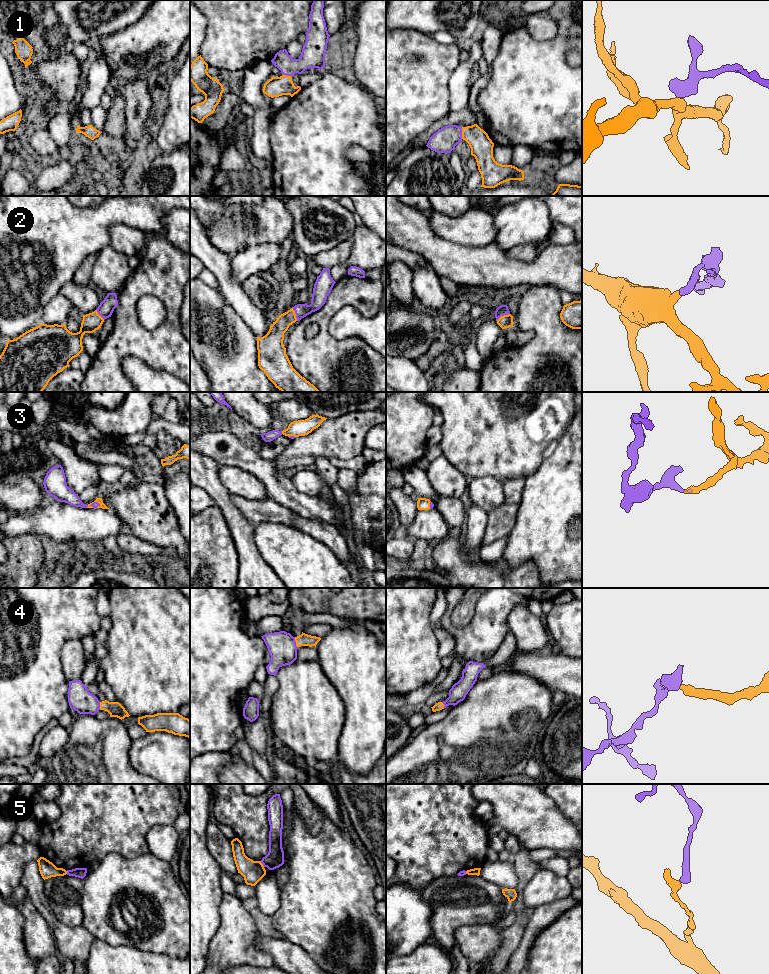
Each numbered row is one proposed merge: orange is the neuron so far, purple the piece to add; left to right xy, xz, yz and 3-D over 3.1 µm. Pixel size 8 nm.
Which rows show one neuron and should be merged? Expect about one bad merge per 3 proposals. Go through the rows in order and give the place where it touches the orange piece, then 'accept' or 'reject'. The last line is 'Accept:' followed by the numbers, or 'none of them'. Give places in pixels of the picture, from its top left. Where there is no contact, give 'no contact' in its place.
1: meets orange in yz at (462, 133); accept
2: meets orange in xz at (295, 314); accept
3: meets orange in xy at (93, 502); accept
4: meets orange in xz at (296, 642); accept
5: meets orange in xz at (262, 864); reject
Accept: 1, 2, 3, 4

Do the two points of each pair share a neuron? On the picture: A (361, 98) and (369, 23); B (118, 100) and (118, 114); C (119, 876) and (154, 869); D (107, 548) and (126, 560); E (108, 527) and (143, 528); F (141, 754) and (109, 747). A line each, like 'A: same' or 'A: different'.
A: different
B: same
C: same
D: same
E: different
F: different

